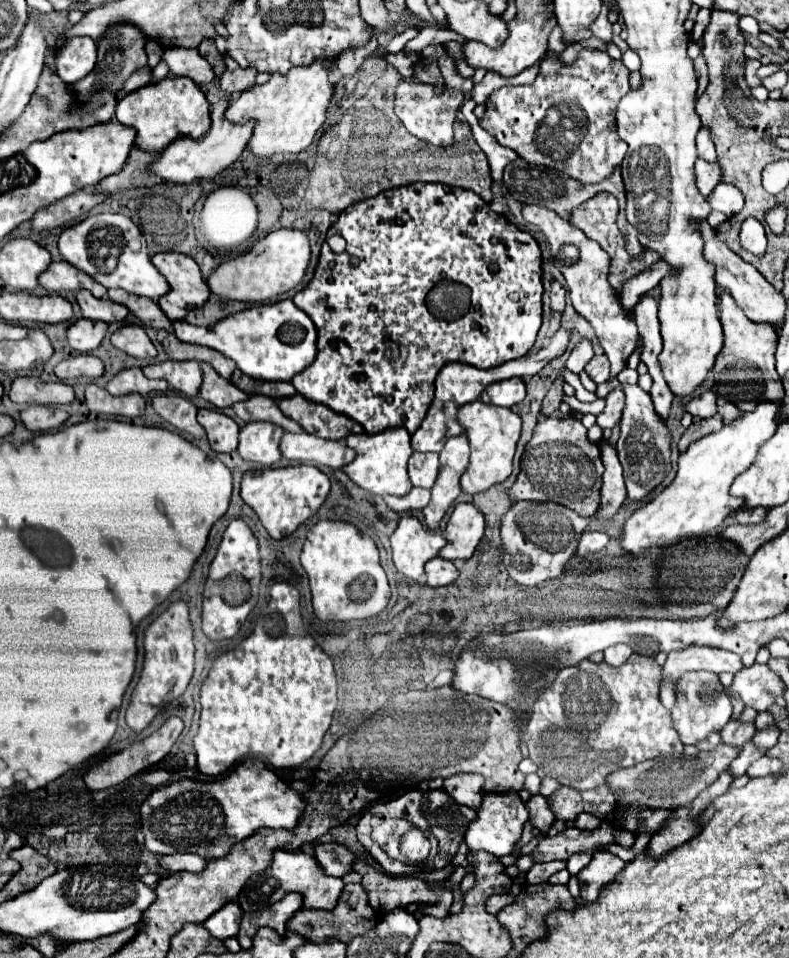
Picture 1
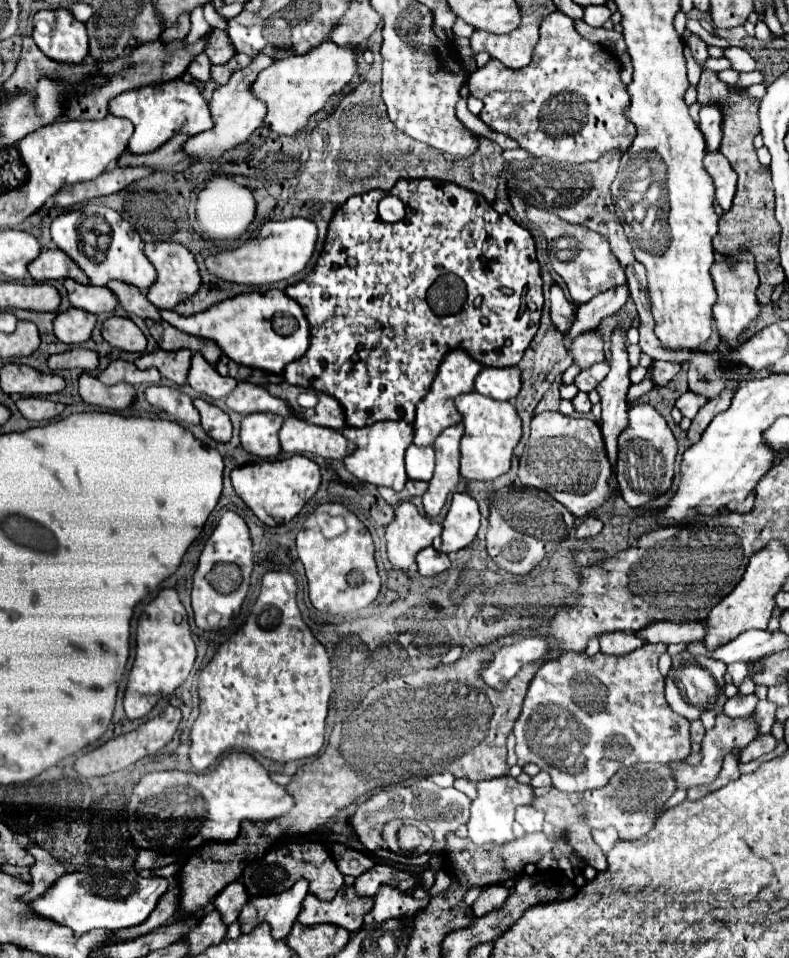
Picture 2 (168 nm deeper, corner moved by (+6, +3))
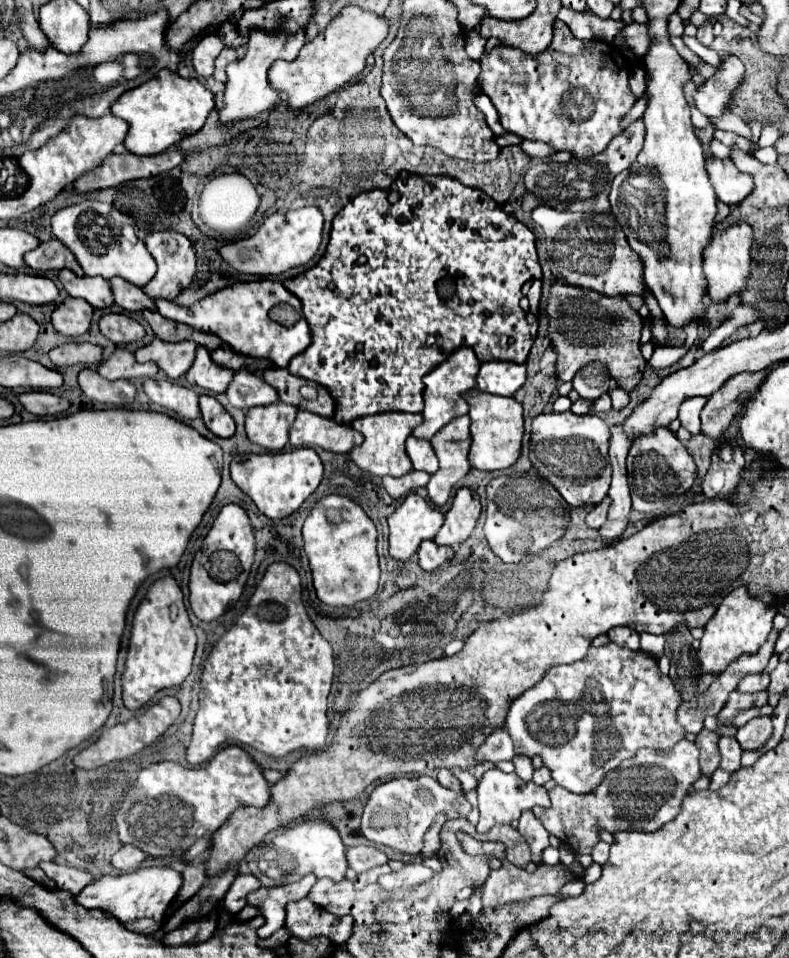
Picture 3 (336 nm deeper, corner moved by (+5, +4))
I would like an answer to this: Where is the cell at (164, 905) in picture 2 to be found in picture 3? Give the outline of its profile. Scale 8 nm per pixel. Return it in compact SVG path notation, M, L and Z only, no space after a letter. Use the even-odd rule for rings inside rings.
M193 863L187 865L183 869L183 887L179 891L179 895L173 901L173 907L179 907L181 903L185 903L189 897L193 897L203 885L207 883L207 875L205 875L205 865L203 863Z

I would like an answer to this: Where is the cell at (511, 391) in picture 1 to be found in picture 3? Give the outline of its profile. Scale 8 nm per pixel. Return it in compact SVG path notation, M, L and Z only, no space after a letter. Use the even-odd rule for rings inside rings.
M509 361L483 363L477 373L477 387L485 393L511 397L525 383L525 365Z

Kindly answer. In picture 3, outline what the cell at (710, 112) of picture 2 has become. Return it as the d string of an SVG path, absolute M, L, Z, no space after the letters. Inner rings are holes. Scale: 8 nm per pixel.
M727 57L719 65L719 73L705 81L695 93L697 109L707 117L721 117L729 113L735 91L745 81L745 65L737 57Z

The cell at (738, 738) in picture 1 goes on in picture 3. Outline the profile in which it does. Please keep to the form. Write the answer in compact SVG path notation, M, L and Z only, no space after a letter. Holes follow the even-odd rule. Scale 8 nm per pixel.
M755 673L755 675L743 677L741 679L741 685L737 687L737 691L739 693L759 693L759 691L765 691L767 685L769 685L769 675Z

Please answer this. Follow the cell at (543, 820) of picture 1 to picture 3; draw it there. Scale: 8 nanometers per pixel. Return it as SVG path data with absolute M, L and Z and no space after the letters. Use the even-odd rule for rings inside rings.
M525 811L525 813L521 813L521 819L519 819L519 827L517 829L525 837L525 841L531 845L533 863L539 865L541 863L541 851L545 847L549 847L549 833L543 827L543 821L537 819L533 815L533 811Z

